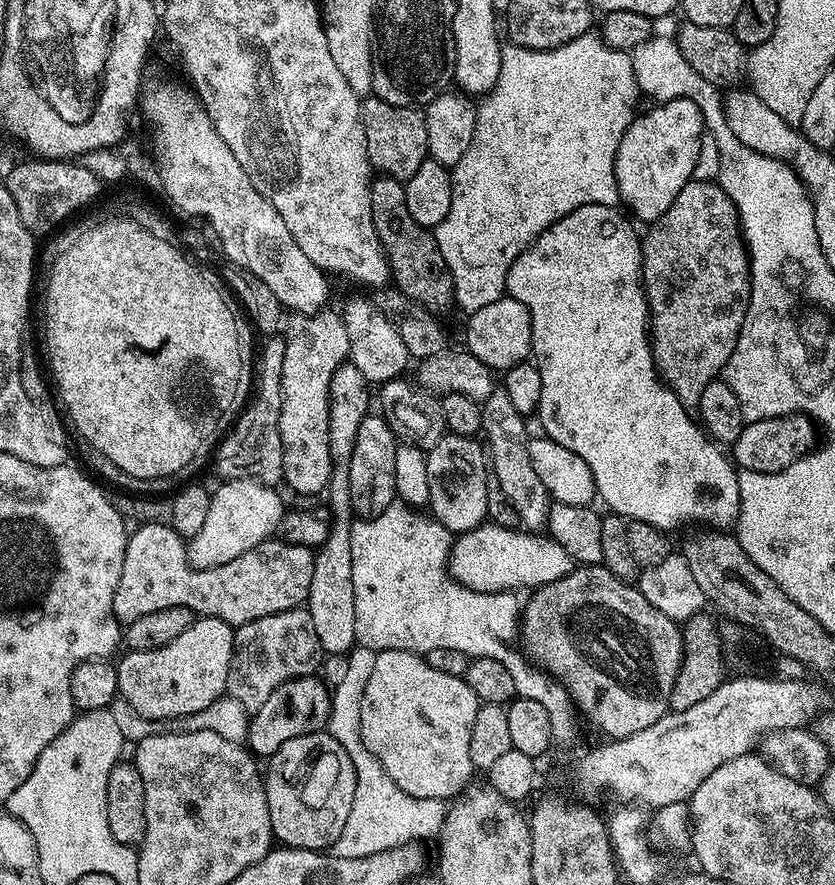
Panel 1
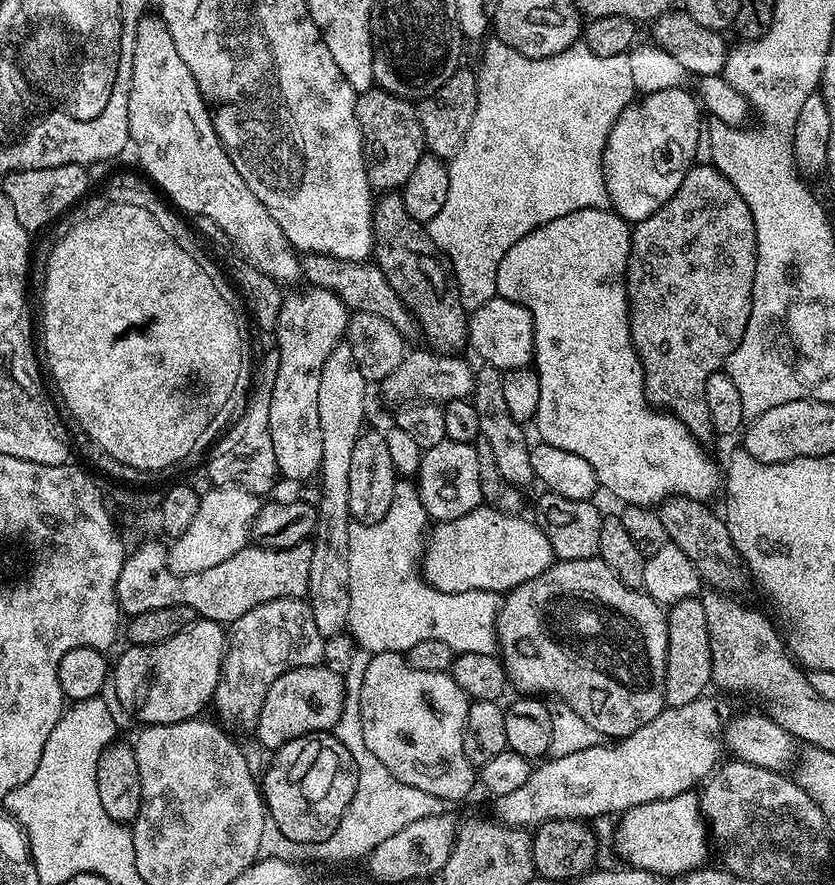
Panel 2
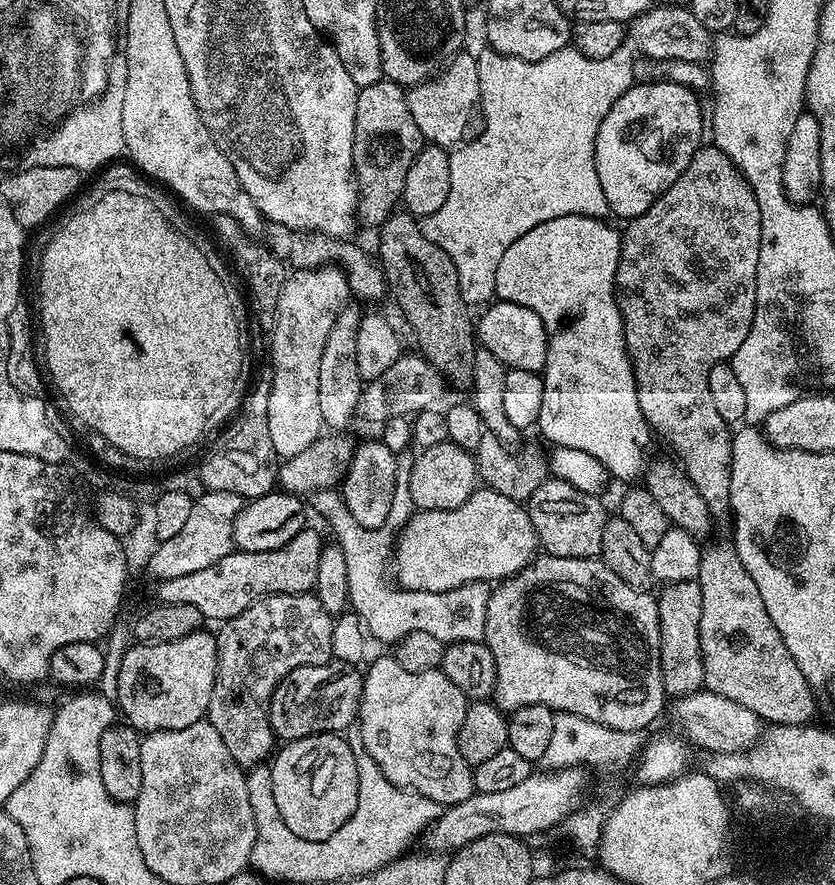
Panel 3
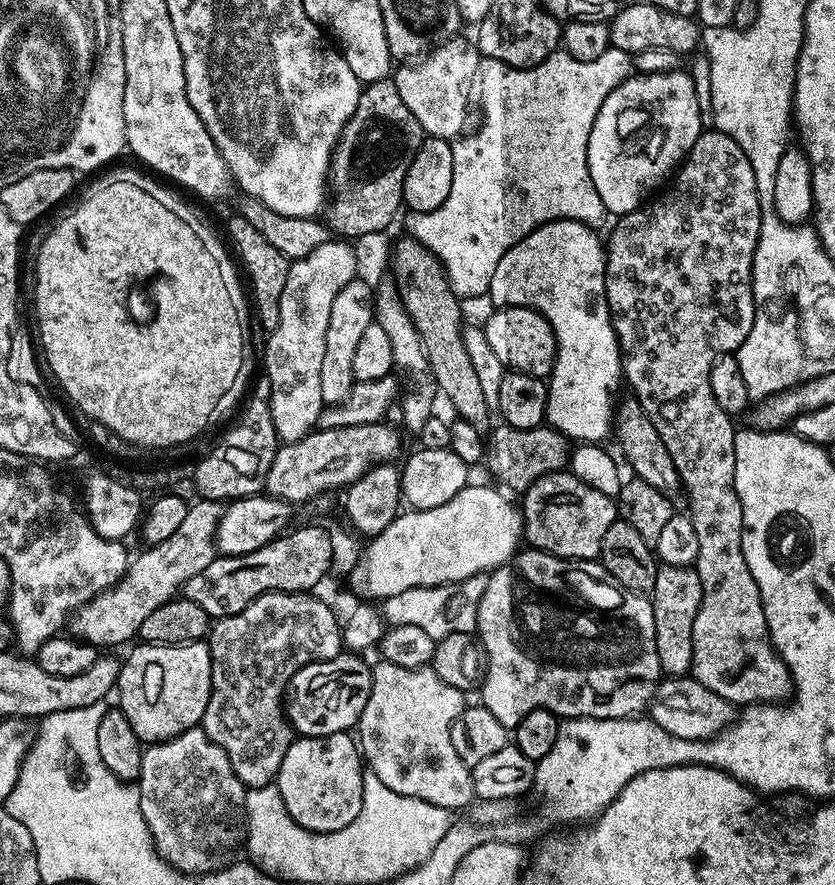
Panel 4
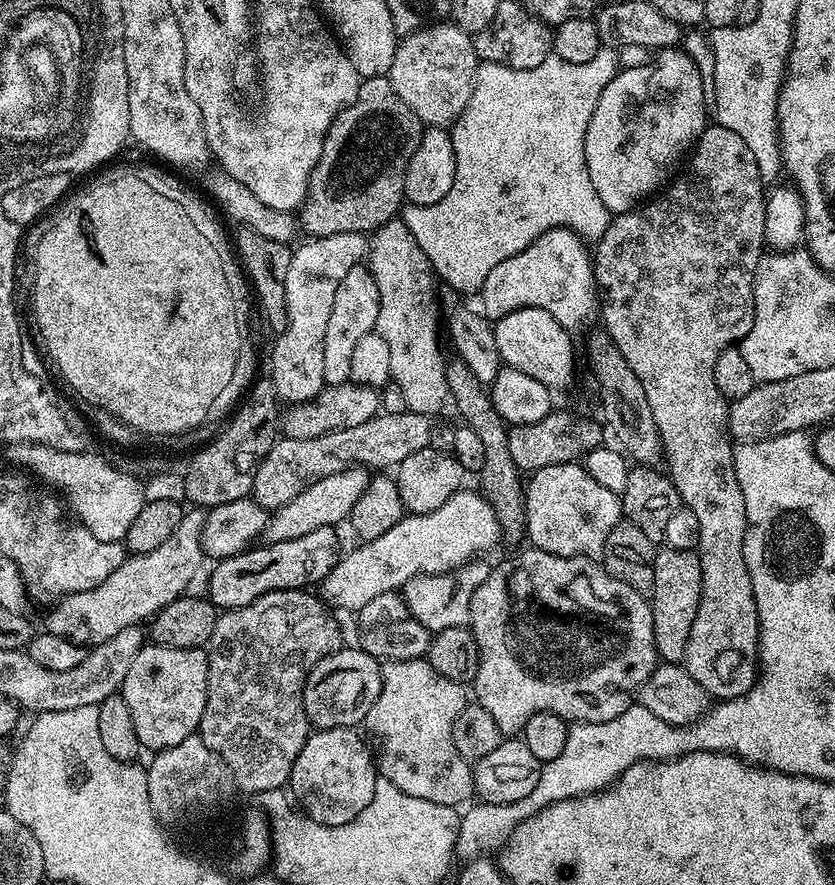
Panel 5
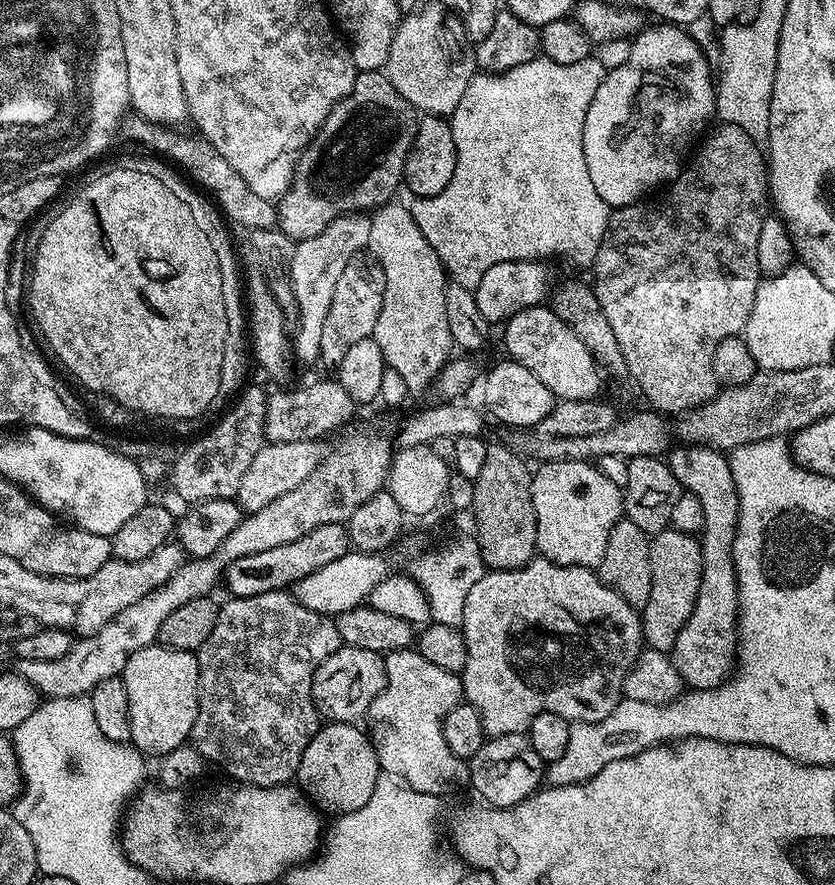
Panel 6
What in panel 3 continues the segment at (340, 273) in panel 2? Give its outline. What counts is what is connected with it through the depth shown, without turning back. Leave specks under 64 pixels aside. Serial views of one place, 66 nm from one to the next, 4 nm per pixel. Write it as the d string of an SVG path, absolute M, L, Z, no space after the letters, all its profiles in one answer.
M269 223L266 228L268 232L267 243L272 252L275 253L279 260L284 261L289 269L295 270L301 268L302 270L310 270L311 268L322 268L331 265L335 262L339 267L343 268L346 278L348 279L348 290L353 297L356 296L360 300L380 300L386 296L386 281L384 279L384 271L380 268L379 263L375 259L372 260L360 248L355 248L354 245L348 244L352 242L345 242L343 239L335 236L327 236L321 232L299 232L290 226L282 226L281 224Z

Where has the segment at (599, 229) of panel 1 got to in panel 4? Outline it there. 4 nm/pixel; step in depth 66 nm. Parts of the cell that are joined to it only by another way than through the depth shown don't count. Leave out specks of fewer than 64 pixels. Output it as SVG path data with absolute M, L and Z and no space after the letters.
M552 220L548 224L543 224L542 226L538 226L536 229L534 229L533 232L530 234L526 234L526 238L522 238L522 242L518 242L514 245L510 250L506 250L506 254L502 254L502 258L498 262L498 266L496 269L494 269L494 278L490 278L490 286L488 287L488 294L487 299L489 301L491 300L500 300L496 302L503 302L505 305L508 306L519 306L521 308L532 308L536 312L540 312L544 315L545 318L548 319L550 322L550 326L554 330L554 334L556 335L556 361L554 362L554 366L552 367L552 375L547 377L546 383L548 385L548 401L546 402L546 410L544 411L547 423L551 425L553 428L557 428L563 436L567 436L569 441L572 442L587 442L590 444L600 444L601 442L604 442L604 439L611 437L614 432L614 404L612 408L612 392L616 392L620 388L622 388L622 377L624 375L624 361L620 359L620 343L618 342L618 338L616 337L616 331L614 330L614 326L612 325L612 312L608 308L608 299L606 298L606 278L604 275L606 274L606 244L605 241L602 239L600 240L600 236L595 227L590 224L583 224L582 222L578 222L577 220Z

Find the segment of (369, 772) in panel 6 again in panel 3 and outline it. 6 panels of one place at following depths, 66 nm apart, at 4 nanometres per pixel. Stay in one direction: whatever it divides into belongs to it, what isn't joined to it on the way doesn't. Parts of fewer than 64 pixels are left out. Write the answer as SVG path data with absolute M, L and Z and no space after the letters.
M319 732L287 741L281 748L271 757L270 765L274 806L278 806L282 822L298 838L330 838L358 806L358 766L347 739L334 732Z

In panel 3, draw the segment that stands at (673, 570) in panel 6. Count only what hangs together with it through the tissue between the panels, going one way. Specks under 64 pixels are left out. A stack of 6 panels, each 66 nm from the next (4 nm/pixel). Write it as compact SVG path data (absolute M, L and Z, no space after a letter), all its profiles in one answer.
M699 579L666 584L659 589L656 605L660 623L660 669L662 686L669 697L685 696L704 688L702 666L702 590Z

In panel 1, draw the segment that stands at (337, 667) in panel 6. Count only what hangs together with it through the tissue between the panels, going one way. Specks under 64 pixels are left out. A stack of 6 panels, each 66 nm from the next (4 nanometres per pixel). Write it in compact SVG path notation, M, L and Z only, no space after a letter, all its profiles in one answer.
M312 674L294 676L278 686L278 690L274 690L274 694L270 694L270 698L266 698L266 702L262 702L262 706L258 706L258 710L251 713L247 747L257 758L270 758L290 738L321 731L327 725L331 705L332 694L323 679Z

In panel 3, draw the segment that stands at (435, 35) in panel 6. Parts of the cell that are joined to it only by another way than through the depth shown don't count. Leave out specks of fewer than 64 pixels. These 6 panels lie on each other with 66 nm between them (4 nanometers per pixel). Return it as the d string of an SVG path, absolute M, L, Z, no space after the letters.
M468 50L461 51L444 65L435 78L426 80L423 84L411 85L407 89L406 99L410 114L414 114L414 122L418 122L420 135L427 143L446 149L459 145L465 139L468 119L471 118L472 111L477 111L480 99L476 56L468 53Z

